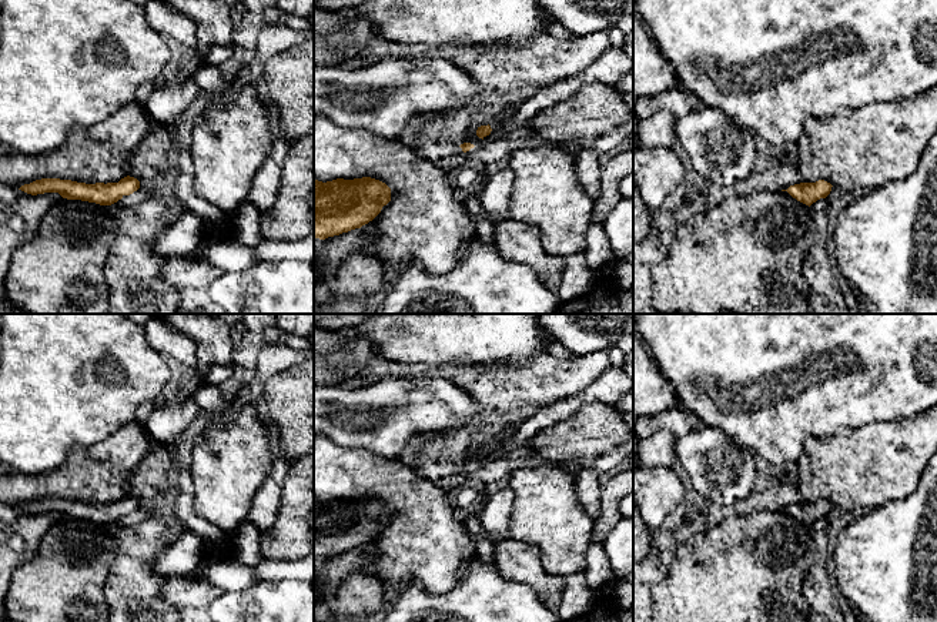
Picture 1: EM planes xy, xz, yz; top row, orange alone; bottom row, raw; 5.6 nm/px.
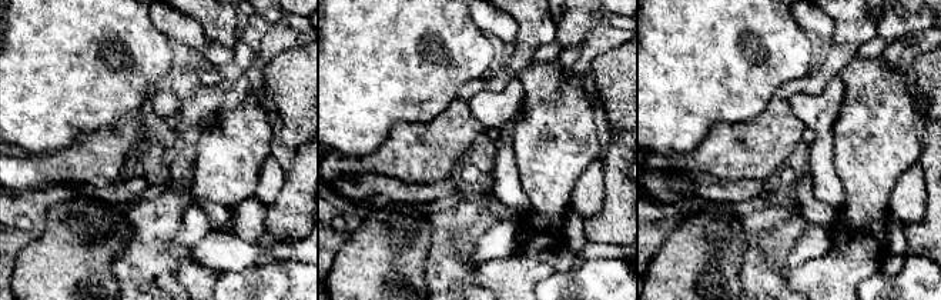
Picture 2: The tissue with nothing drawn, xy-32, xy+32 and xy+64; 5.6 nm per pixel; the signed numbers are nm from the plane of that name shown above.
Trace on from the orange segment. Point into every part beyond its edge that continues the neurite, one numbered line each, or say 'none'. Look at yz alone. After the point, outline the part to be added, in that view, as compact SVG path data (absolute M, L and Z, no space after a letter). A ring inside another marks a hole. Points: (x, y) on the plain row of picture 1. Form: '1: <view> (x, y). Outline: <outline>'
none

